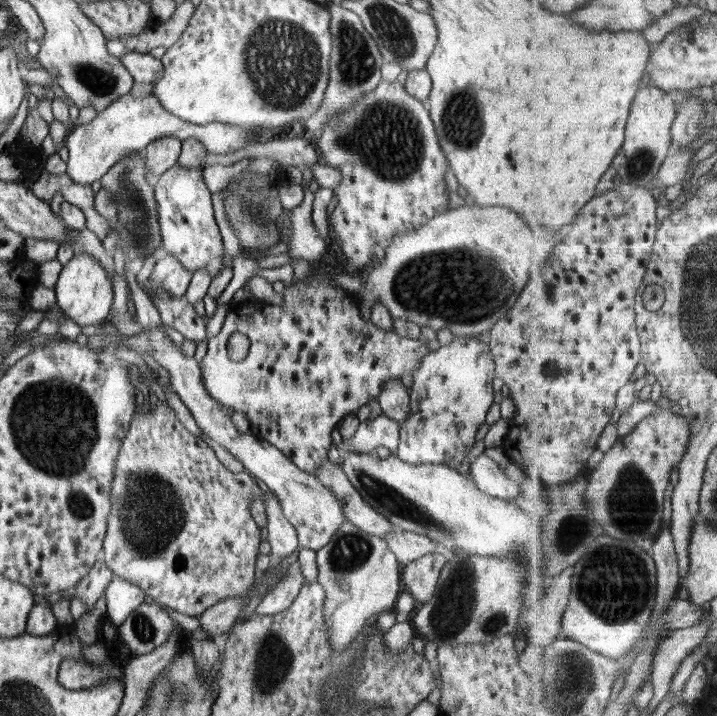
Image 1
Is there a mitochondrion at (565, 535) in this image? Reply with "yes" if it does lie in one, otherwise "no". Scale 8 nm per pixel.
yes

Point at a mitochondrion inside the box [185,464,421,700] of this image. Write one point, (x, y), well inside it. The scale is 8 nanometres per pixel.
(350, 550)

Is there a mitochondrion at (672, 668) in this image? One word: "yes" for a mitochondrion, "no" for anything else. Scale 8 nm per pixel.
no

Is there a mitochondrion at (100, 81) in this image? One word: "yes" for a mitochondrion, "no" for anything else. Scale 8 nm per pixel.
yes

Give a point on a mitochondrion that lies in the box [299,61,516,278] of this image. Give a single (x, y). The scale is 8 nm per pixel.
(389, 140)

